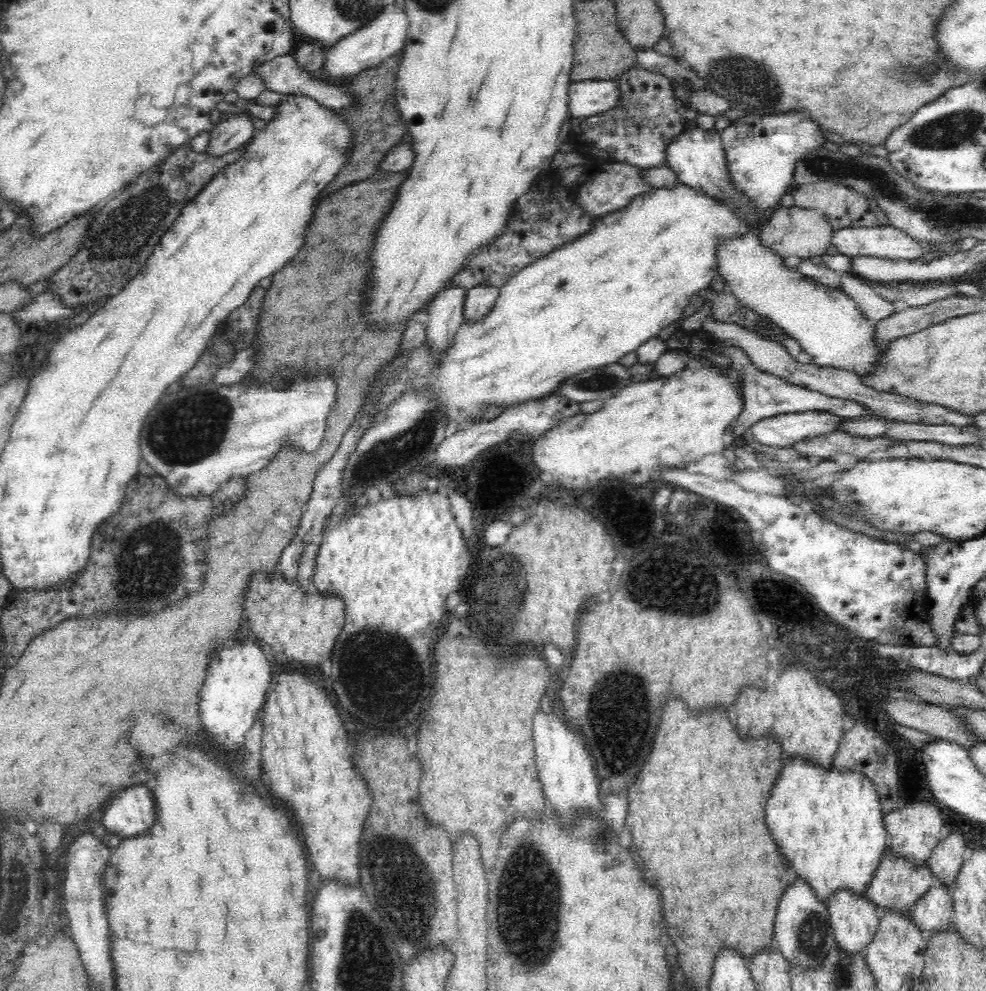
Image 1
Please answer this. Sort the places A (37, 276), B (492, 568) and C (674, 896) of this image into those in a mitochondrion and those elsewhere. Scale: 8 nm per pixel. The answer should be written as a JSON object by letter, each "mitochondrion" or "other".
{"A":"other","B":"mitochondrion","C":"other"}

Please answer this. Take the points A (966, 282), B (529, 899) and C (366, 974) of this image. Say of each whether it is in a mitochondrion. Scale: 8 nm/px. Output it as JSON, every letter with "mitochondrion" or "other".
{"A":"other","B":"mitochondrion","C":"mitochondrion"}

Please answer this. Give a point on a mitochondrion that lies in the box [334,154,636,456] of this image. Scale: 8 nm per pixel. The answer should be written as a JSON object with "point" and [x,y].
{"point":[594,382]}

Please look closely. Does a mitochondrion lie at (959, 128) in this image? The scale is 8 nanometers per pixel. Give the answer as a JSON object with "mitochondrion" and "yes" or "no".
{"mitochondrion":"yes"}

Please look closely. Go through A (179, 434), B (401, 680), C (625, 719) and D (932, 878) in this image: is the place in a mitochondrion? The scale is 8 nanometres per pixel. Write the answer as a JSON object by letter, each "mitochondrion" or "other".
{"A":"mitochondrion","B":"mitochondrion","C":"mitochondrion","D":"other"}

